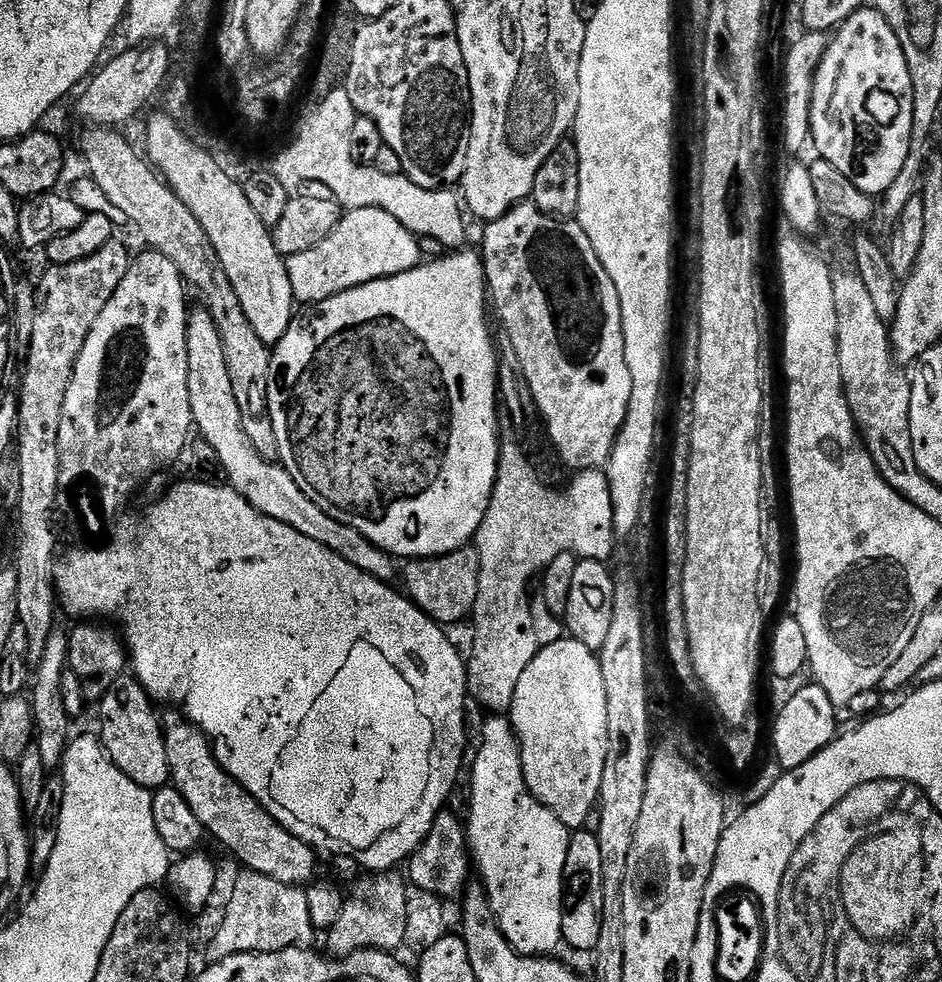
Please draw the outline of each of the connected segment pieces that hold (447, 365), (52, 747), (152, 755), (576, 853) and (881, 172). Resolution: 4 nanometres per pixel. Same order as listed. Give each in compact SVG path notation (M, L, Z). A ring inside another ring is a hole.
M456 250L451 254L444 254L441 260L432 260L421 263L419 266L411 268L408 272L403 272L397 276L383 276L380 280L366 282L354 290L346 290L334 298L326 298L321 304L315 305L311 310L304 310L293 319L292 324L286 330L286 334L271 349L270 358L270 390L268 391L268 417L274 422L274 438L278 438L278 460L282 467L288 471L290 478L298 482L298 490L318 506L330 518L358 530L374 546L378 546L382 551L387 552L393 558L423 558L426 556L445 556L447 552L453 552L465 547L469 542L475 541L478 526L482 526L482 518L486 518L486 510L490 506L490 498L494 490L494 482L498 474L498 458L500 457L500 413L498 411L498 359L496 360L496 348L492 345L492 332L488 329L488 316L490 320L490 308L486 301L489 299L486 287L486 273L484 271L484 261L481 253L464 252Z
M54 630L50 638L47 639L46 650L43 651L40 661L37 661L30 688L30 701L35 727L34 741L40 748L44 766L50 772L55 771L54 768L59 769L61 767L64 752L72 734L72 730L70 730L72 718L66 710L62 686L63 674L68 663L69 642L68 634L65 631L60 631Z
M131 674L119 676L98 702L100 729L98 735L108 757L138 786L149 790L165 787L170 780L170 766L166 758L164 729L161 717L156 716L154 701L146 689Z
M576 830L571 833L566 854L564 891L567 896L562 918L563 943L569 944L576 952L591 953L598 946L602 910L602 850L595 831Z
M875 6L858 9L835 29L823 58L815 65L812 73L810 144L816 147L815 155L844 174L858 190L873 198L883 197L894 178L898 178L906 163L906 154L910 154L913 106L914 86L910 82L910 66L906 66L906 54L902 54L902 42L898 42L898 34L890 30L890 22L882 18Z

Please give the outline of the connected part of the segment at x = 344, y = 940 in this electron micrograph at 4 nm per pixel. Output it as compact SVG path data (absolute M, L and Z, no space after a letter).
M396 870L377 872L365 875L365 880L357 882L356 889L350 892L350 895L344 901L342 914L338 914L338 922L334 922L334 926L327 929L328 949L326 949L326 952L329 957L343 958L367 948L377 948L383 952L395 953L400 950L396 948L405 947L408 938L407 918L410 888L405 877L403 875L400 877L400 874Z

